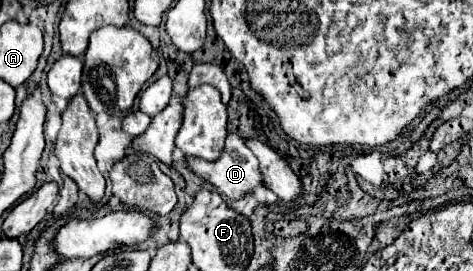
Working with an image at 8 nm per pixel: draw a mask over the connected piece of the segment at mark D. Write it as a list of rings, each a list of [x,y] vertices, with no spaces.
[[[231,132],[225,140],[225,150],[221,154],[219,160],[215,162],[205,162],[201,158],[187,158],[189,162],[189,168],[201,176],[203,180],[211,182],[221,194],[225,194],[229,200],[239,200],[247,194],[251,194],[257,186],[265,186],[263,182],[263,176],[259,172],[259,164],[257,164],[257,158],[255,154],[245,146],[245,138],[239,134],[239,132]]]

